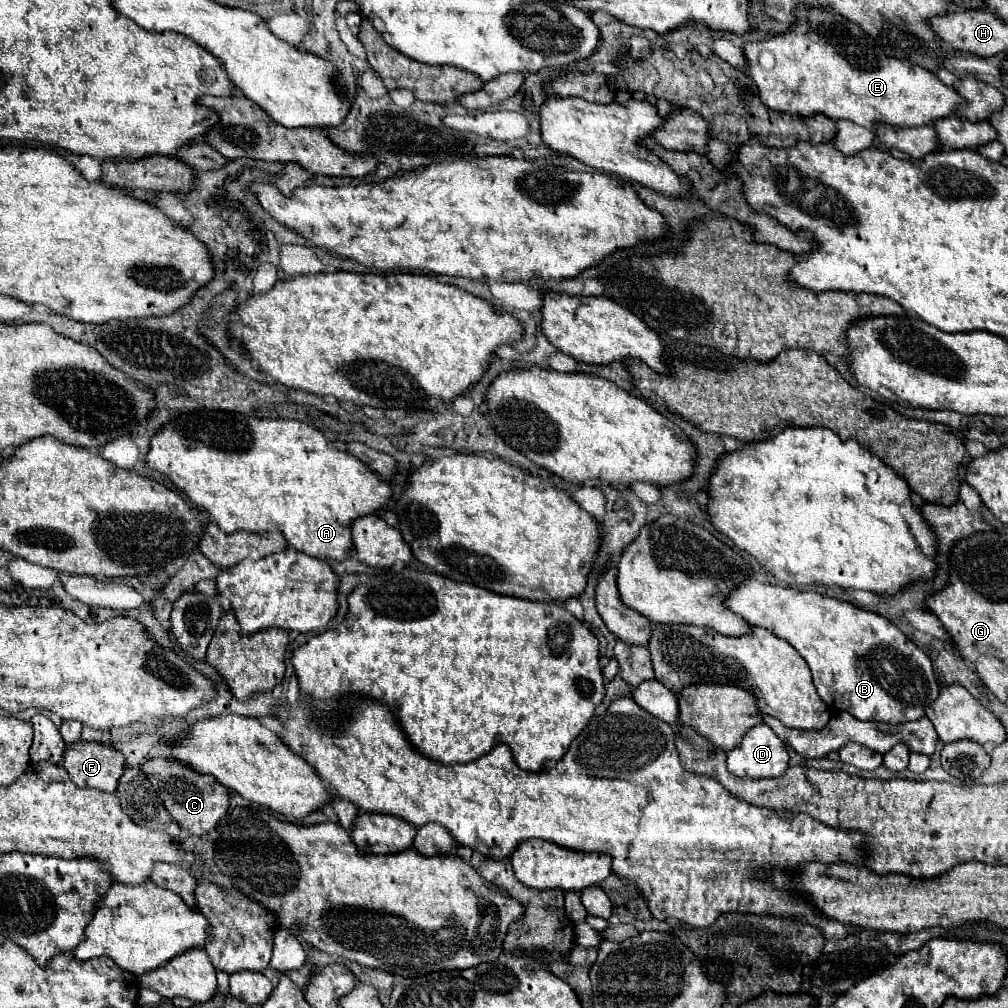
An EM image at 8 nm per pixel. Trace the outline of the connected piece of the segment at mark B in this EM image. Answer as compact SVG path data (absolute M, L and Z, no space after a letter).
M742 580L726 596L724 606L734 614L740 614L748 624L762 626L794 646L794 650L806 660L808 668L812 670L812 680L820 698L830 708L850 712L854 714L854 718L864 722L898 726L920 720L924 716L924 708L938 698L940 688L936 684L930 658L884 616L858 608L850 602L822 596L818 592L802 592L794 588L764 584L758 580Z

